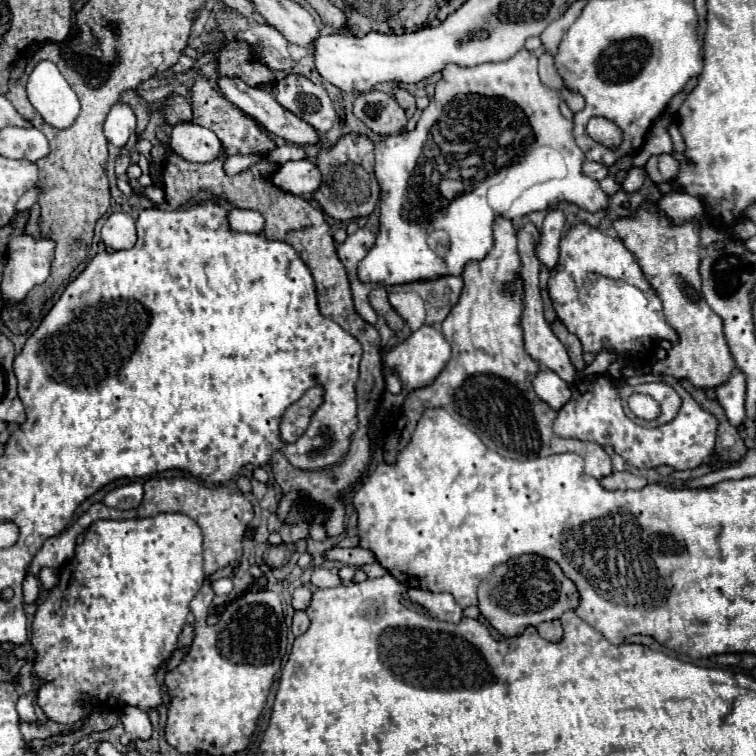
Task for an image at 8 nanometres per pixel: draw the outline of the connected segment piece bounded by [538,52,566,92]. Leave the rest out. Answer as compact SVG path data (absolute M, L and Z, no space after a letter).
M544 52L544 54L540 56L540 66L538 66L538 70L540 70L540 80L542 80L550 90L560 92L562 88L566 88L562 76L558 74L558 70L556 70L556 66L554 66L554 56L552 56L552 54Z

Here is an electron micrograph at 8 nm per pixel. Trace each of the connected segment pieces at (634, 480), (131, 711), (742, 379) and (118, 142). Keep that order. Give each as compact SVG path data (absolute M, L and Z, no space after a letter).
M622 470L622 472L612 472L608 476L604 476L600 480L600 484L604 484L604 488L608 490L616 490L616 488L644 488L644 484L648 484L648 480L644 476L638 476L630 470Z
M122 708L122 724L124 734L120 742L126 746L136 740L150 740L152 738L152 722L146 712L138 708Z
M734 368L730 378L716 388L720 406L726 410L728 420L738 428L742 426L744 416L746 416L744 414L744 394L746 394L746 376L744 372L740 372L740 368Z
M116 102L110 108L106 124L104 124L104 134L106 134L108 142L114 146L124 146L134 130L136 130L134 110L124 102Z

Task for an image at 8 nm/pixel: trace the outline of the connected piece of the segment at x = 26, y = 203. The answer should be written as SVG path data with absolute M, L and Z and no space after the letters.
M32 188L32 190L28 190L20 200L18 200L18 204L16 204L16 212L18 214L24 214L28 208L32 208L34 204L36 204L36 196L38 196L38 188Z

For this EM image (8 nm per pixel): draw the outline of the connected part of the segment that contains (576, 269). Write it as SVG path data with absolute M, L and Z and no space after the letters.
M584 222L572 226L566 236L560 240L560 260L554 270L550 270L548 292L554 302L554 310L564 326L576 334L584 346L584 352L600 352L600 350L616 350L626 352L632 358L646 358L654 348L656 340L676 342L676 330L666 322L662 312L662 302L652 290L652 286L644 280L642 270L636 258L624 248L622 240L610 234L600 232Z

